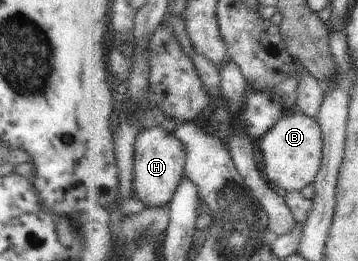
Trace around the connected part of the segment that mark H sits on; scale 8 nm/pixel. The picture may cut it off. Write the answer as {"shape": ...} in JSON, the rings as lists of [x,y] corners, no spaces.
{"shape":[[[161,125],[141,133],[136,148],[136,178],[134,190],[136,198],[142,200],[146,207],[164,208],[174,200],[178,187],[182,184],[186,162],[188,162],[188,146],[176,133],[168,132]]]}

